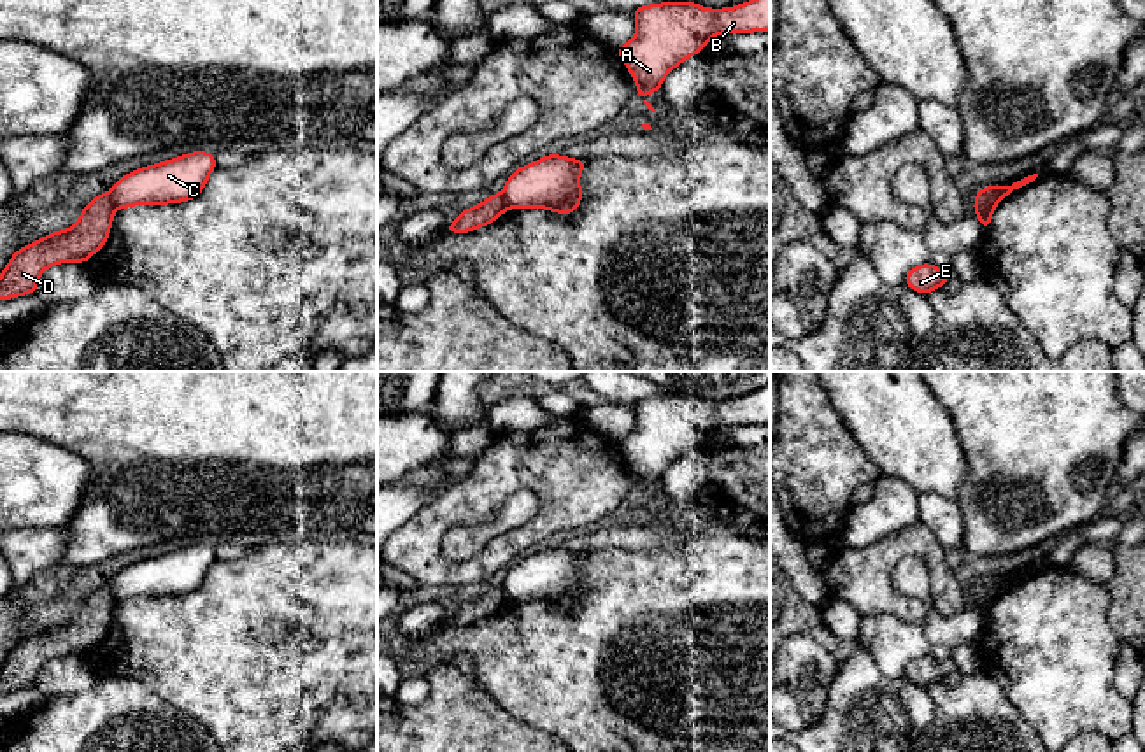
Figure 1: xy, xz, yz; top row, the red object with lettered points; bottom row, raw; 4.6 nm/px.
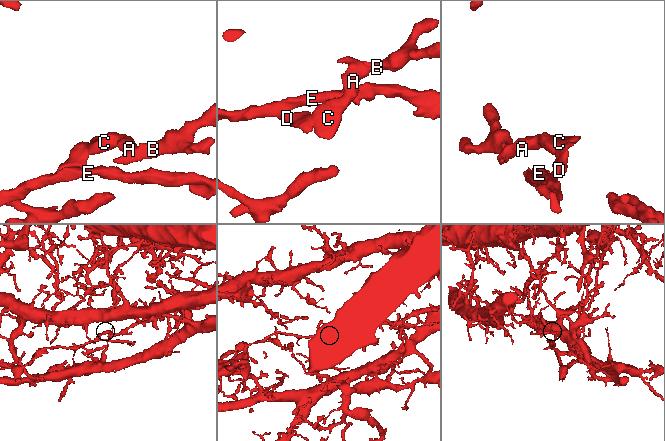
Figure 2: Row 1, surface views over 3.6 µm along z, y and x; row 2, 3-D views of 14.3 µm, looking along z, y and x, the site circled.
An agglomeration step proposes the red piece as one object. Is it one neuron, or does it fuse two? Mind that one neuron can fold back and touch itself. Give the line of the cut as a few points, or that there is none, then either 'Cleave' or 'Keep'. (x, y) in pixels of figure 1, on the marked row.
Split along yz (1007, 186), (979, 218). Cleave

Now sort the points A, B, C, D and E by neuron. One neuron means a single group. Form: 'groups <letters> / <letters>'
groups A B C / D E

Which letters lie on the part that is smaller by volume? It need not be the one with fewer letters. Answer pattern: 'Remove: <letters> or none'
Remove: D, E

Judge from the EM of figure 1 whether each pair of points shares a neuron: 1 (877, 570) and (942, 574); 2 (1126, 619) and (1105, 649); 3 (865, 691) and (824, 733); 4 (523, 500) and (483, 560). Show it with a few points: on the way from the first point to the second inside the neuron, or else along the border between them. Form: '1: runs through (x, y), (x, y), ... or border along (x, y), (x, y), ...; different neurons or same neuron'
1: runs through (893, 554), (898, 549), (919, 549), (928, 558); same neuron
2: border along (1109, 595), (1109, 626), (1121, 642); different neurons
3: runs through (856, 702), (835, 723); same neuron
4: border along (533, 516), (463, 560); different neurons

